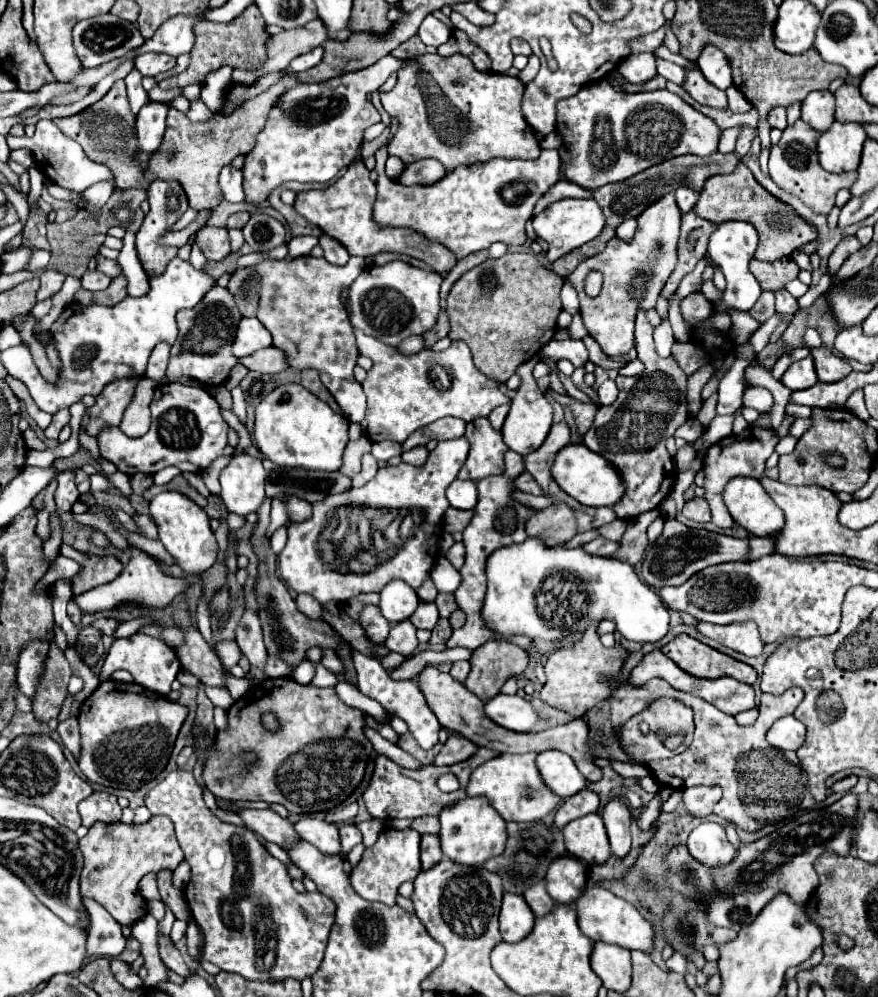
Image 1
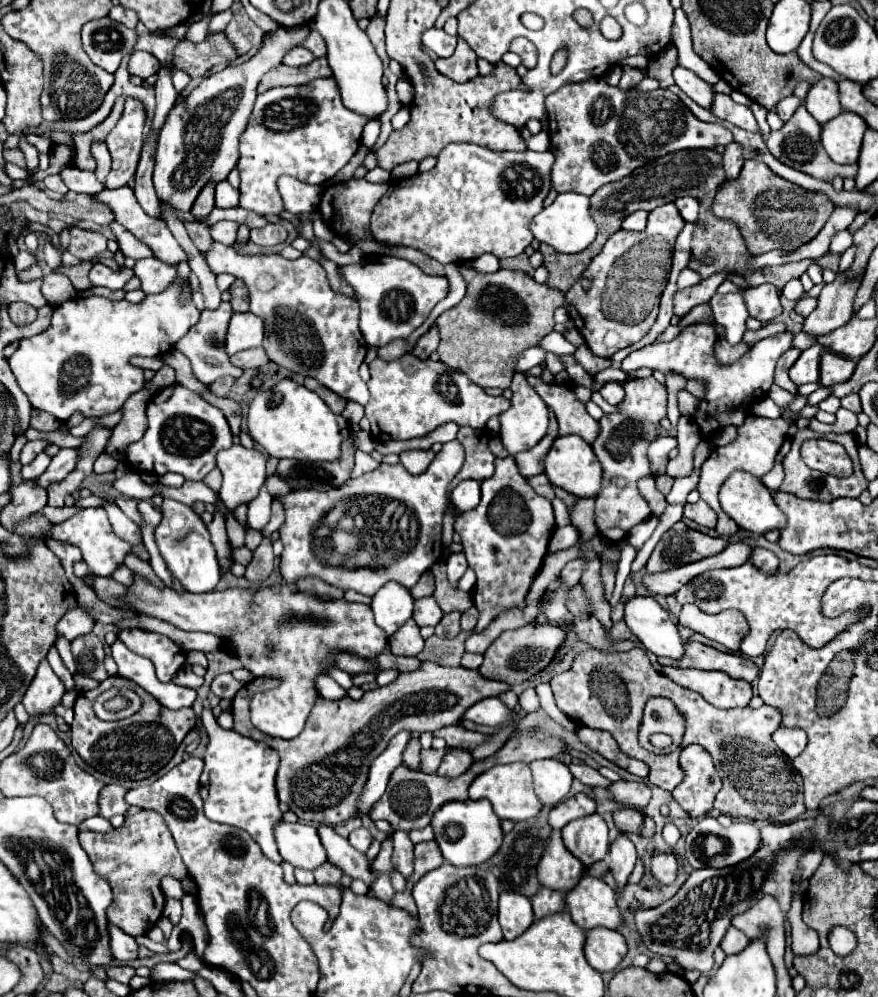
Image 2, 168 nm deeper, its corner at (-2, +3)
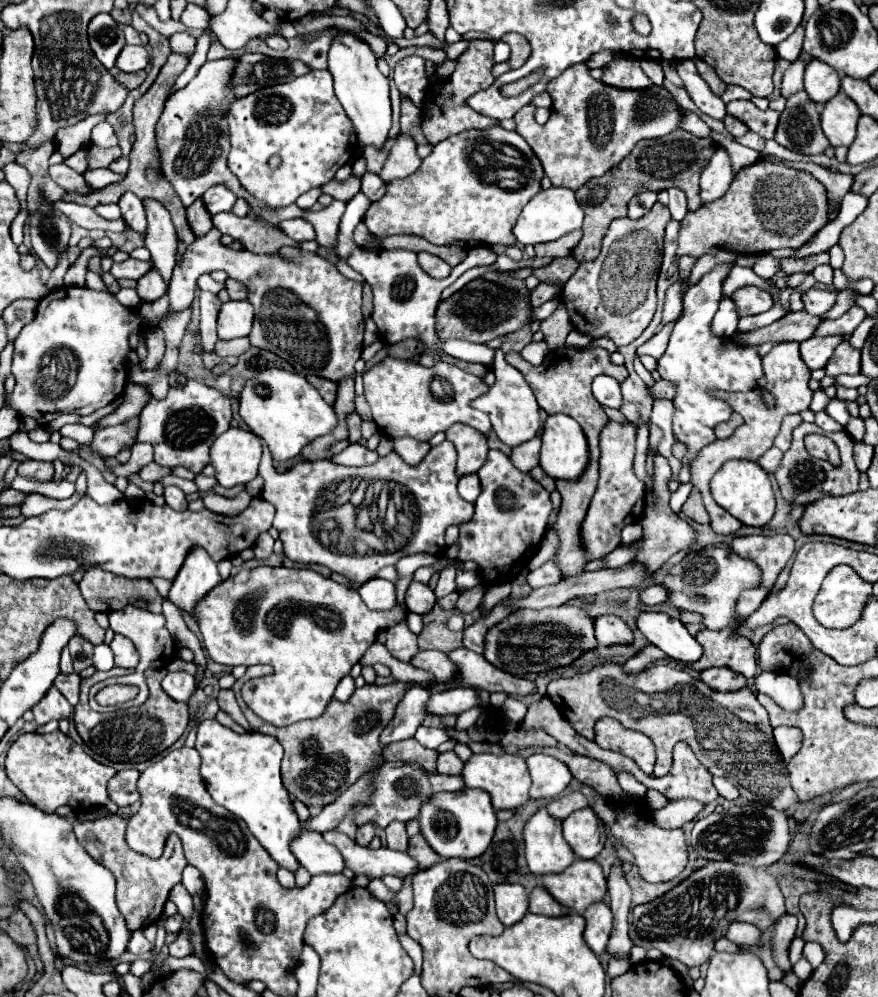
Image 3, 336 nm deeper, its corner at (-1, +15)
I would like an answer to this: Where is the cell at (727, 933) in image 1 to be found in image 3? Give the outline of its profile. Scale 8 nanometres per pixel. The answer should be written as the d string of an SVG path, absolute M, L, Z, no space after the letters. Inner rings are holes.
M744 922L730 924L726 938L738 946L762 946L762 932L756 926Z

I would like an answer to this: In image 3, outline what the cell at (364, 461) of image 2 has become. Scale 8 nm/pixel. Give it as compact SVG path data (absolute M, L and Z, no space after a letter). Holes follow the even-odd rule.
M350 444L340 454L330 456L330 460L336 464L342 464L342 466L364 466L364 464L374 464L378 460L378 454L364 448L362 444Z

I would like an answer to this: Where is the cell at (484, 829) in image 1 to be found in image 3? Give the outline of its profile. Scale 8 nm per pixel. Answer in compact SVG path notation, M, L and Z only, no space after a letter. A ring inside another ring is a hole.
M462 788L458 792L432 794L420 806L420 834L426 838L430 848L442 858L478 858L492 842L496 828L496 812L490 804L490 796L484 790Z

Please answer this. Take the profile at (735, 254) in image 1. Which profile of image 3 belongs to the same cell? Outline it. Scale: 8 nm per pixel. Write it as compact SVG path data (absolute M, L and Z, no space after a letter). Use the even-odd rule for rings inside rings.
M724 298L720 302L720 308L712 320L712 332L720 338L730 338L738 328L738 316L736 316L736 306L732 304L730 298Z

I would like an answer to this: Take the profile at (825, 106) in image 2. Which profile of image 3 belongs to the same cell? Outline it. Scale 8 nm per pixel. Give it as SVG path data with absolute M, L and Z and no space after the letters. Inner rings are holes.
M810 60L804 72L804 90L814 102L824 104L840 92L840 76L822 60Z

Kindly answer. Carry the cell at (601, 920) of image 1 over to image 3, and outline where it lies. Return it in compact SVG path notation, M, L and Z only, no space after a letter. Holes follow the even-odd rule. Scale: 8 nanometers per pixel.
M578 858L558 874L544 874L540 884L554 900L572 908L576 914L582 914L588 904L600 902L606 894L606 878L596 860Z

